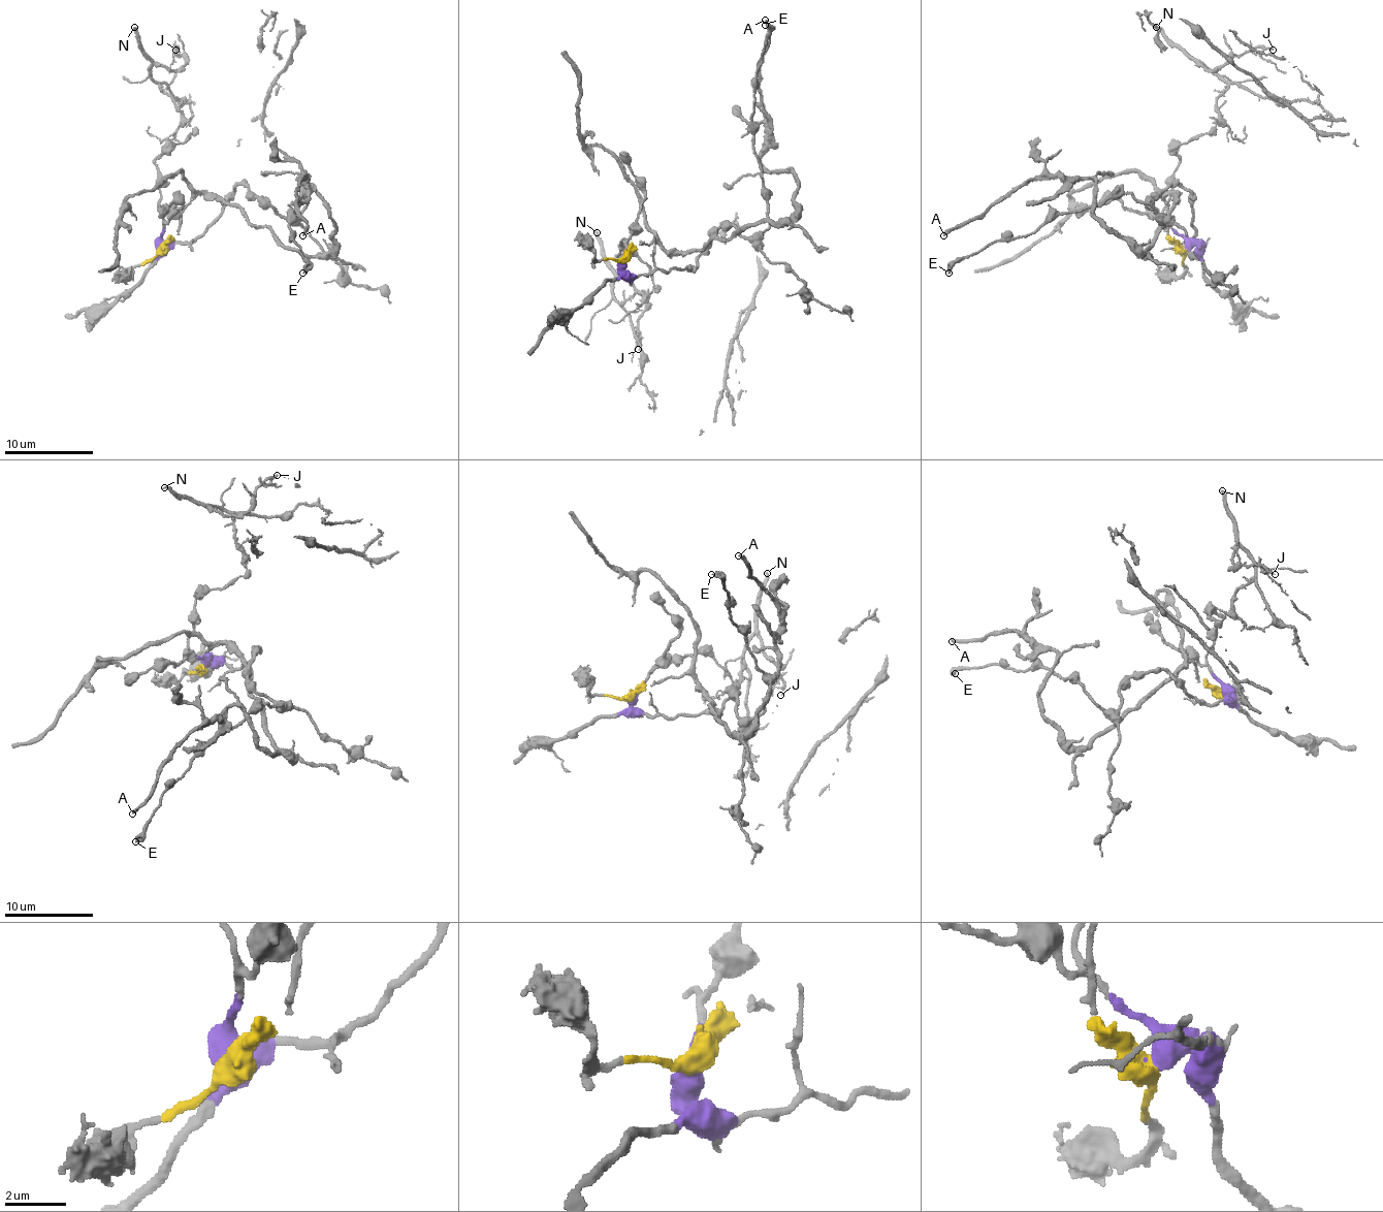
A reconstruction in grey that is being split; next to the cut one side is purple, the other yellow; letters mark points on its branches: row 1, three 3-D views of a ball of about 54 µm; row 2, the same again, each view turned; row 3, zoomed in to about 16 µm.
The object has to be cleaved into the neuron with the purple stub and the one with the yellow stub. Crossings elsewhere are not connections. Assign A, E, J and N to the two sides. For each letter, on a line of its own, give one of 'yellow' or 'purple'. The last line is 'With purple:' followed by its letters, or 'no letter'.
A: yellow
E: purple
J: purple
N: purple
With purple: E, J, N

